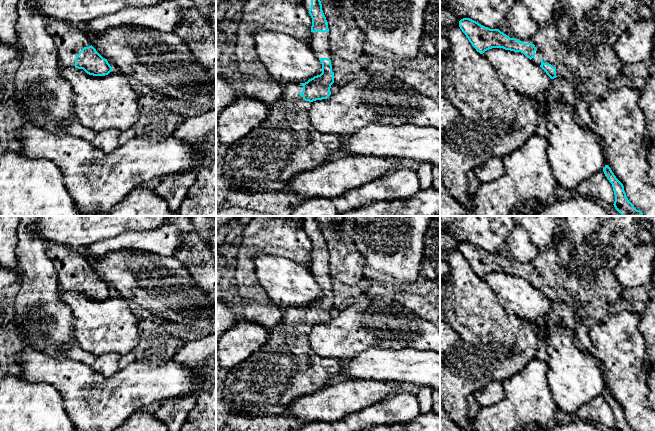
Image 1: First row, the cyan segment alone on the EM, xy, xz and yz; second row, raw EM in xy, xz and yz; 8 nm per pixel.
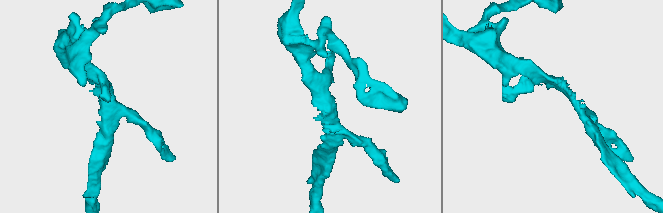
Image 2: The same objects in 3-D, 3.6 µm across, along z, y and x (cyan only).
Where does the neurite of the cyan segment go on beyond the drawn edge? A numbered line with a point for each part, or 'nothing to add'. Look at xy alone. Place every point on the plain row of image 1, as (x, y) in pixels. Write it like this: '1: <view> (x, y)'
1: xy (69, 263)

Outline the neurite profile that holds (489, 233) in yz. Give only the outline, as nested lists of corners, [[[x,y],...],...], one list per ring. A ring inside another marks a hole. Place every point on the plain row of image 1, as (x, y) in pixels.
[[[440,216],[440,279],[449,271],[442,252],[459,250],[461,243],[470,242],[490,253],[499,253],[514,225],[514,216]]]

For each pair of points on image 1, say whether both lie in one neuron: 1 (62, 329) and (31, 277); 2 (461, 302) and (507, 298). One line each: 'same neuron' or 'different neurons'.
1: same neuron
2: different neurons

